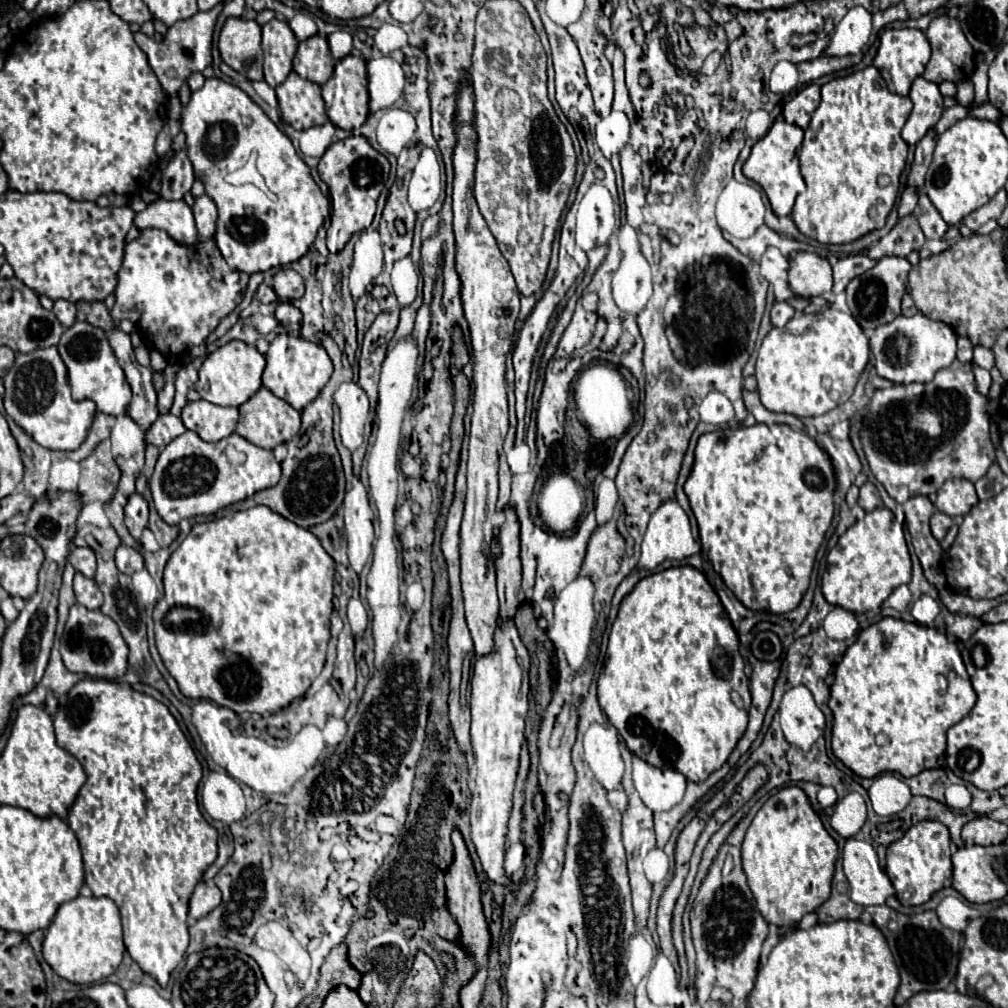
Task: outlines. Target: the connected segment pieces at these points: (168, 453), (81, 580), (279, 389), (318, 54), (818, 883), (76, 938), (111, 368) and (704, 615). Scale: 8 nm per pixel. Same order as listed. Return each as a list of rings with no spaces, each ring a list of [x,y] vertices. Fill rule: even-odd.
[[[186,431],[162,449],[150,479],[150,491],[160,517],[168,525],[178,525],[182,519],[214,515],[222,507],[270,489],[280,477],[281,466],[274,453],[252,445],[236,433],[218,443],[206,443],[198,433]]]
[[[76,573],[74,575],[74,593],[76,593],[76,601],[80,605],[84,605],[86,609],[100,609],[102,593],[94,579],[88,579],[82,573]]]
[[[280,333],[274,337],[266,353],[266,369],[262,375],[262,385],[268,387],[276,397],[288,401],[294,409],[302,411],[310,401],[318,397],[322,387],[328,383],[330,375],[332,375],[332,361],[320,345],[310,343],[302,337]]]
[[[314,35],[298,45],[298,51],[294,57],[294,71],[300,77],[316,81],[318,85],[324,85],[332,75],[334,65],[336,65],[336,59],[330,55],[328,41],[324,37]]]
[[[796,785],[780,789],[762,805],[742,843],[742,865],[756,905],[762,917],[778,927],[798,923],[830,897],[836,859],[836,841],[824,829],[806,793]]]
[[[76,897],[72,901],[66,901],[60,905],[60,909],[54,915],[54,921],[50,927],[44,931],[44,941],[42,941],[42,955],[46,963],[54,969],[56,975],[62,979],[76,983],[76,985],[88,985],[96,981],[104,981],[110,977],[124,955],[124,943],[122,943],[122,925],[120,925],[120,911],[118,905],[108,899],[108,897]]]
[[[76,321],[70,329],[64,331],[58,343],[58,351],[68,367],[68,379],[74,399],[92,399],[98,405],[98,409],[108,415],[120,415],[128,409],[132,391],[124,377],[124,371],[118,365],[118,359],[114,355],[114,349],[110,347],[104,329],[86,321]]]
[[[682,565],[642,579],[620,605],[606,655],[608,659],[598,677],[598,701],[608,721],[636,757],[664,771],[680,771],[694,783],[706,781],[710,773],[726,763],[748,723],[748,677],[728,613],[698,569]],[[730,689],[740,693],[744,701],[742,709],[730,699]]]

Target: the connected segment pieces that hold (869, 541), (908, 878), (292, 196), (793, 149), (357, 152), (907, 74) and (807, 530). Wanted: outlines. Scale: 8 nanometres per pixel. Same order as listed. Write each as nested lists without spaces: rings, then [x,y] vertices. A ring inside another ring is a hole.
[[[878,507],[872,513],[868,513],[864,519],[856,521],[836,543],[836,547],[828,553],[828,567],[822,573],[822,593],[828,603],[844,607],[856,615],[862,615],[866,611],[878,611],[882,603],[888,599],[894,587],[900,583],[908,583],[912,577],[912,563],[904,539],[902,525],[894,519],[892,511],[886,507]]]
[[[920,821],[904,833],[900,841],[894,841],[886,853],[886,875],[890,877],[896,897],[902,905],[914,907],[926,903],[936,891],[940,891],[952,877],[950,863],[950,833],[940,821]]]
[[[218,77],[206,79],[204,87],[194,91],[186,105],[180,103],[180,97],[172,97],[168,103],[168,117],[180,123],[182,133],[186,135],[186,153],[188,153],[188,159],[192,161],[194,175],[196,179],[202,181],[206,195],[218,207],[216,245],[222,257],[226,259],[228,267],[232,271],[242,271],[252,275],[252,273],[268,271],[270,267],[288,265],[300,259],[314,243],[316,231],[322,227],[326,209],[330,207],[330,203],[322,195],[316,181],[312,179],[308,165],[298,157],[292,141],[272,123],[272,119],[242,89]],[[258,155],[264,163],[264,177],[257,168]]]
[[[778,119],[768,129],[768,133],[752,147],[752,153],[750,153],[748,161],[744,163],[744,175],[766,191],[772,211],[778,217],[790,215],[798,193],[802,193],[806,189],[806,183],[798,169],[798,151],[802,145],[802,137],[804,137],[804,131],[800,127],[790,125],[784,119]]]
[[[352,135],[348,139],[332,143],[326,149],[318,163],[318,173],[320,179],[328,185],[332,199],[332,223],[326,235],[326,243],[332,253],[340,251],[354,233],[366,229],[372,223],[376,213],[376,201],[384,189],[388,171],[388,159],[382,153],[378,153],[364,135]]]
[[[886,29],[884,35],[880,37],[880,47],[872,65],[876,65],[876,69],[882,73],[892,93],[908,95],[912,81],[924,73],[928,59],[930,59],[930,43],[920,29]]]
[[[756,423],[752,427],[726,427],[700,435],[684,491],[698,521],[702,551],[744,607],[788,613],[802,601],[810,583],[816,551],[832,525],[834,485],[836,479],[830,457],[824,455],[810,435],[794,431],[788,425]]]

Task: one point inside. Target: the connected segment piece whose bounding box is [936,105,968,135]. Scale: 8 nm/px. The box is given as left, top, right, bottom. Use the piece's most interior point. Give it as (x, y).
(955, 113)

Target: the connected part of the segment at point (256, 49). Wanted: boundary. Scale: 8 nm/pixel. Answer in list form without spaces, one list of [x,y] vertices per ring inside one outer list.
[[[228,17],[218,39],[222,61],[250,81],[262,79],[260,25],[244,17]]]

